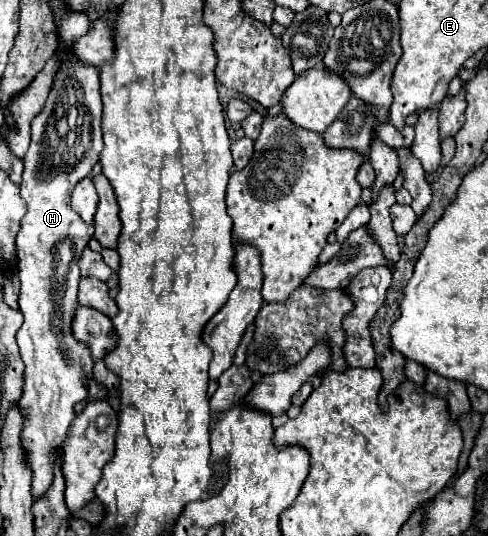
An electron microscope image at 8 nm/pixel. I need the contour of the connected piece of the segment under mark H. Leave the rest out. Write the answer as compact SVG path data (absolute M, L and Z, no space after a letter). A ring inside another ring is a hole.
M62 54L62 68L54 80L54 90L50 92L44 110L32 120L32 142L26 152L24 160L24 174L22 174L22 186L20 196L24 198L28 212L22 218L22 228L16 236L16 268L20 276L20 310L24 314L24 324L16 334L22 360L26 364L24 372L24 392L20 398L22 412L26 414L24 424L24 446L28 452L28 464L32 466L32 496L40 496L52 482L52 466L56 462L56 456L60 452L60 446L66 438L70 420L74 414L74 404L86 396L86 388L82 380L86 380L86 372L94 366L90 360L90 352L82 348L82 344L74 344L70 336L70 316L74 314L74 304L78 304L78 284L80 284L80 272L78 272L78 256L86 248L88 240L92 238L94 228L88 226L78 212L70 206L70 194L74 190L74 184L82 180L84 176L90 176L94 164L100 160L102 152L102 130L100 130L100 118L102 118L102 96L100 96L100 70L82 66L78 60L74 60L68 54Z

